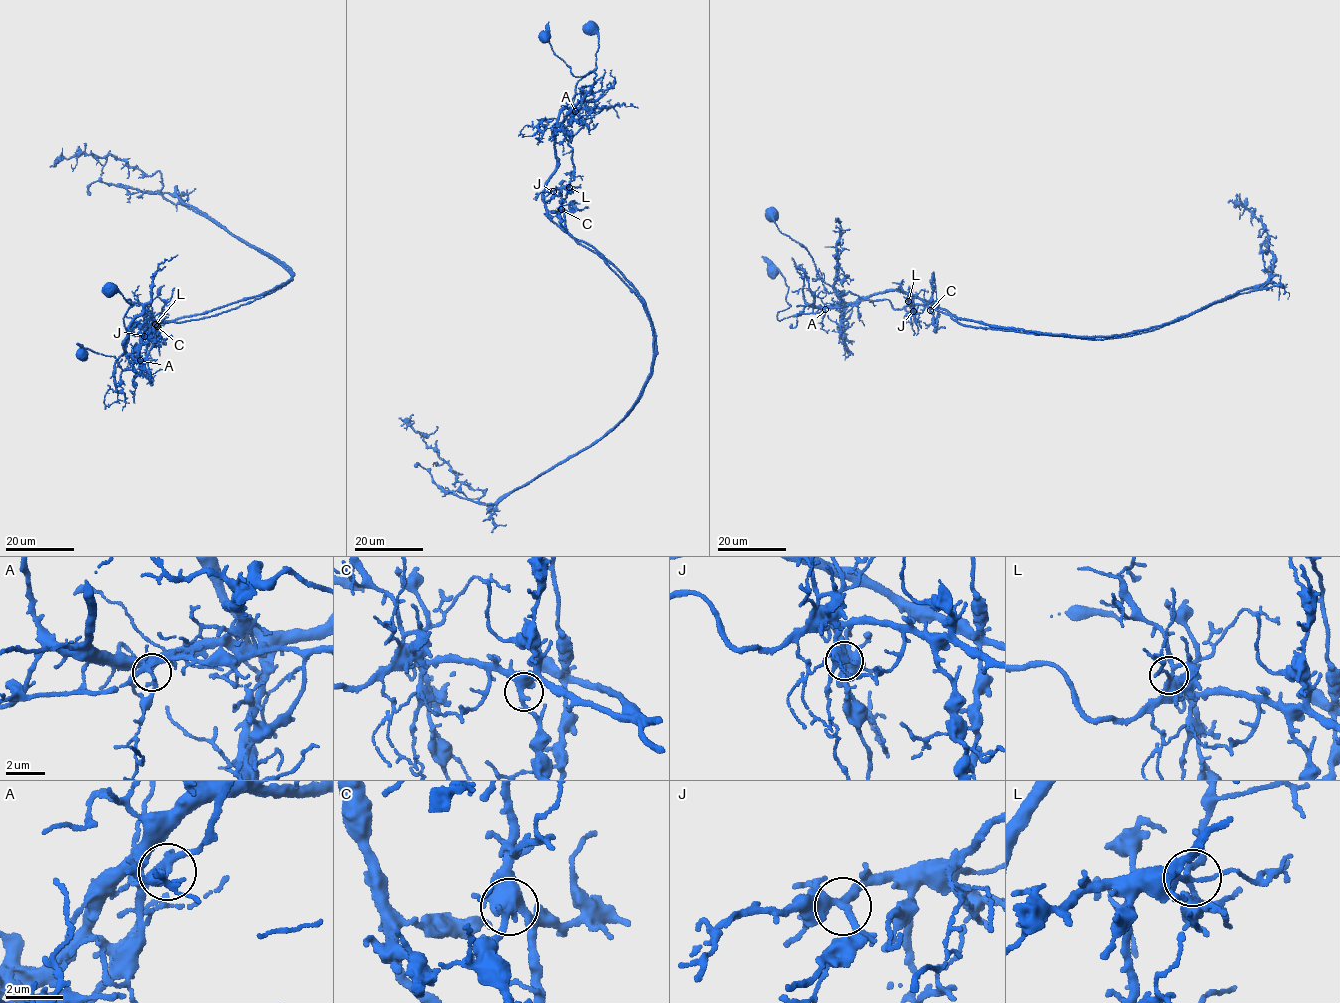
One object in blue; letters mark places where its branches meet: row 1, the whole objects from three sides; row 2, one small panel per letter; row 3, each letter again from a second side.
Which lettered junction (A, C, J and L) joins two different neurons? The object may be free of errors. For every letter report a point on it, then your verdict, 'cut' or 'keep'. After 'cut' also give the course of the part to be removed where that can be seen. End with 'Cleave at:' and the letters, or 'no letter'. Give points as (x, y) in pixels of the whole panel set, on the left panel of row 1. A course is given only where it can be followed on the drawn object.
A: at (140, 360); cut; foreign part runs (140, 360), (156, 322), (218, 315), (293, 275), (167, 201), (159, 171), (110, 154), (50, 167)
C: at (157, 326); keep
J: at (144, 336); keep
L: at (155, 324); keep
Cleave at: A

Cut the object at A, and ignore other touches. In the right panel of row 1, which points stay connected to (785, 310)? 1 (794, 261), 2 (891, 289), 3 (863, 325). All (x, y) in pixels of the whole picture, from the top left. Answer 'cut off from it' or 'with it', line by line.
1: cut off from it
2: cut off from it
3: with it

